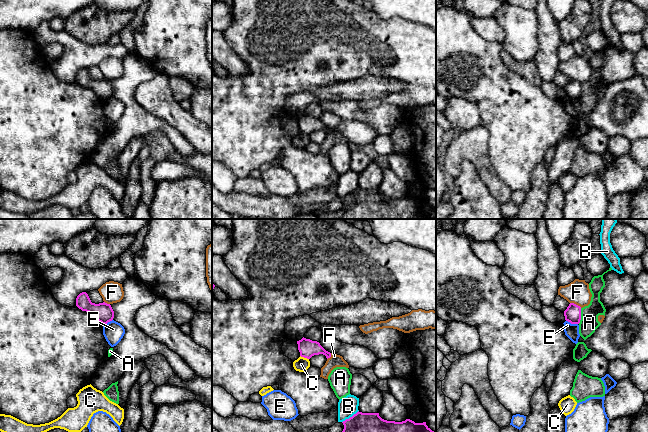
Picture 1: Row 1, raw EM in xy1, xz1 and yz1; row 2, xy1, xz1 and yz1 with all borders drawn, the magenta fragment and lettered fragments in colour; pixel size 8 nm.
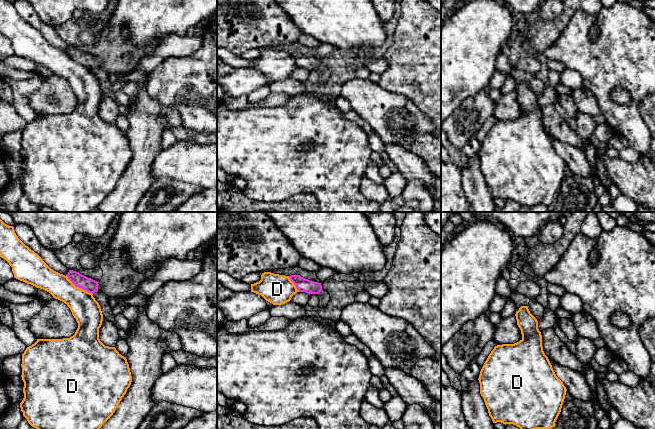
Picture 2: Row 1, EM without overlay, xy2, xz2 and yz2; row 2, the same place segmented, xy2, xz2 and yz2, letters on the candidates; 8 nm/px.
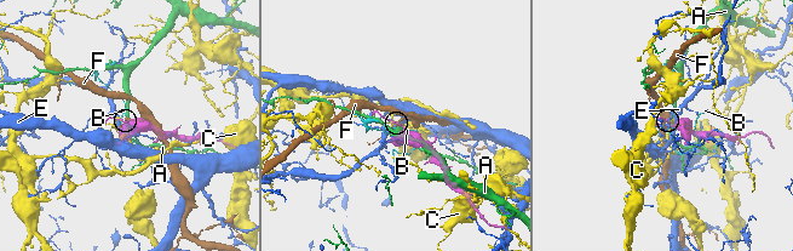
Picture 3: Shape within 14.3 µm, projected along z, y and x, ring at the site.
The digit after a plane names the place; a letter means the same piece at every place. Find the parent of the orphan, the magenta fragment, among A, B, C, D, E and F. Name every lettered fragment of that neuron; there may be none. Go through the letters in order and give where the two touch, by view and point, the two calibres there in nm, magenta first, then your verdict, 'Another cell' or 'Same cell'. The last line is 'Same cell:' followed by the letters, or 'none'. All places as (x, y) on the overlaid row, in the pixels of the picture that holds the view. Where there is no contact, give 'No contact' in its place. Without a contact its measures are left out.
A: Touches magenta at yz1 (580, 316). Thickness 130 nm (magenta) against 150 nm. Another cell
B: Touches magenta at xz1 (350, 417). Thickness 160 nm (magenta) against 160 nm. Another cell
C: Touches magenta at xz1 (304, 357). Thickness 140 nm (magenta) against 110 nm. Another cell
D: Touches magenta at xy2 (79, 287). Thickness 110 nm (magenta) against 220 nm. Another cell
E: Touches magenta at yz1 (572, 323). Thickness 130 nm (magenta) against 110 nm. Another cell
F: Touches magenta at yz1 (576, 305). Thickness 130 nm (magenta) against 190 nm. Another cell
Same cell: none

